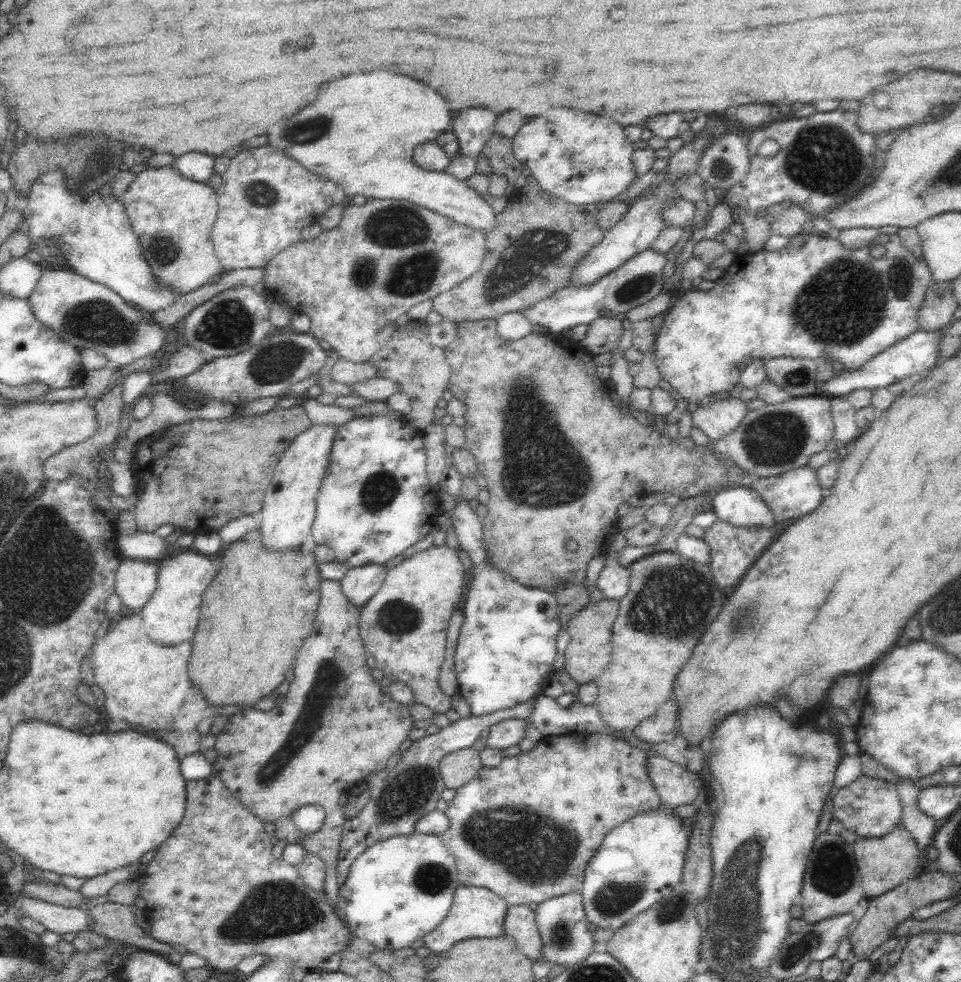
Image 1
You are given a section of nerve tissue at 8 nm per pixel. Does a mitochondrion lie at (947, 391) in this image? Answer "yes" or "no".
no

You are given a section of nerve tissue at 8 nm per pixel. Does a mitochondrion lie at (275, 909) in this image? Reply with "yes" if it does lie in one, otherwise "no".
yes

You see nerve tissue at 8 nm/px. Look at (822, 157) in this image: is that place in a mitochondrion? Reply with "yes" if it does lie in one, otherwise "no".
yes

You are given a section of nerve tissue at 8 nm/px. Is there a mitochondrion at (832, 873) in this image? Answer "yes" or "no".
yes

